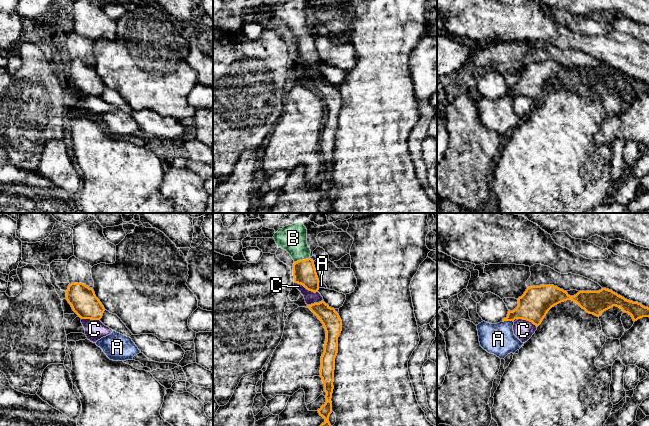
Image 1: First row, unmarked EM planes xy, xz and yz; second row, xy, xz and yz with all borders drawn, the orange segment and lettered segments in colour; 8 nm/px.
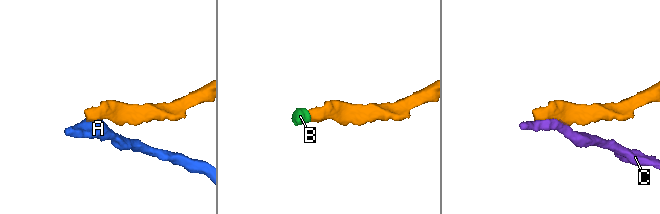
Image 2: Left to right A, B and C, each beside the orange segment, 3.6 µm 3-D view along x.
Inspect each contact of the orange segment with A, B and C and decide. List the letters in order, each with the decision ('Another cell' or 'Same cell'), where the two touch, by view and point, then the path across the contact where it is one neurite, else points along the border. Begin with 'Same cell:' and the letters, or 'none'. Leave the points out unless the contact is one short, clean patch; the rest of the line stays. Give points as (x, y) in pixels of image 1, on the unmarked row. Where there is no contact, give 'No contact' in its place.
Same cell: B
A: Another cell. Touches orange at yz (507, 96). Boundary: yz (512, 96), (504, 96), (502, 98)
B: Same cell. Touches orange at xz (301, 36). Path across: xz (304, 48), (301, 36), (301, 30), (293, 14)
C: Another cell. Touches orange at xz (306, 64)

